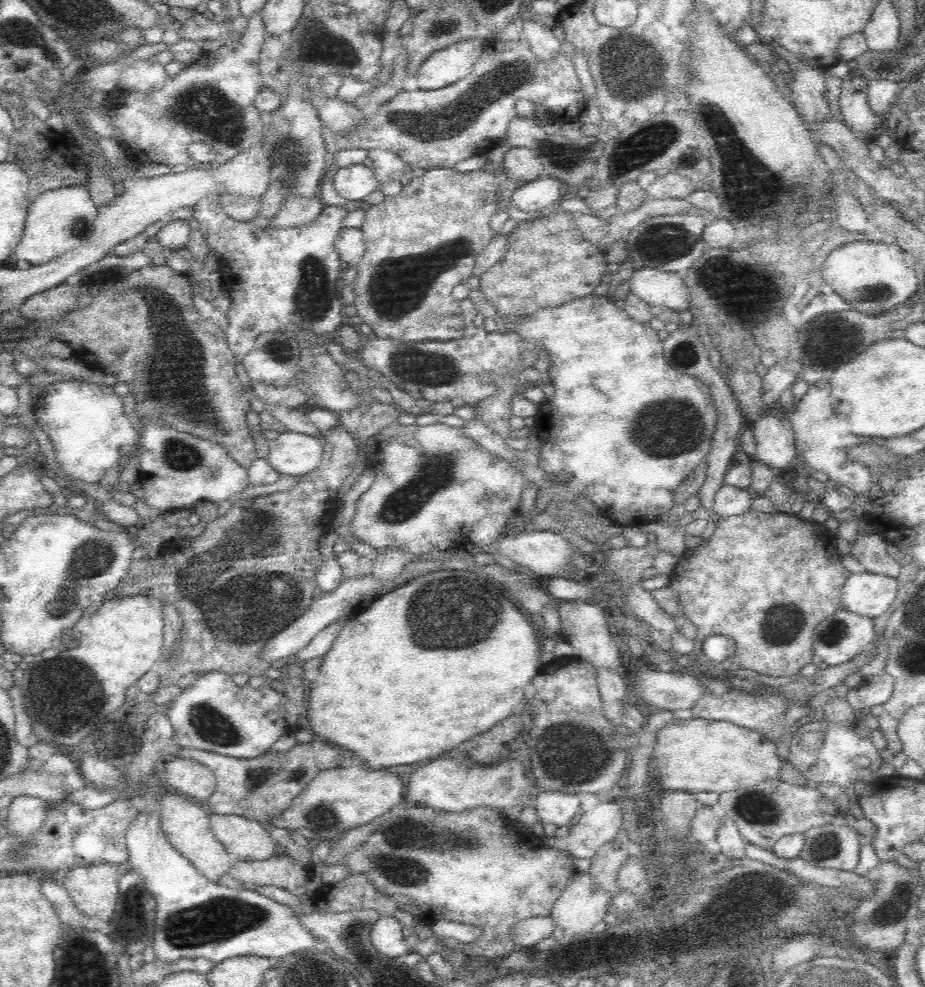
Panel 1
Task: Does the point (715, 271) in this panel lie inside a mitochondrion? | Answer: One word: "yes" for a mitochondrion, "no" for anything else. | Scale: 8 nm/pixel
yes

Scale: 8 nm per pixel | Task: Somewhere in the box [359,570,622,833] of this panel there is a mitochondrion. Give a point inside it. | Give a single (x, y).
(459, 627)

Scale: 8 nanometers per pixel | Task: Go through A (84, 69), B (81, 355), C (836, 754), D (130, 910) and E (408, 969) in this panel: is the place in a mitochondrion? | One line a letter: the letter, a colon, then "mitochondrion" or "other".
A: other
B: other
C: other
D: other
E: other

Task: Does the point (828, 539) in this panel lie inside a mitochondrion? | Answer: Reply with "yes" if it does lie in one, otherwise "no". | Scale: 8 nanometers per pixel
no

